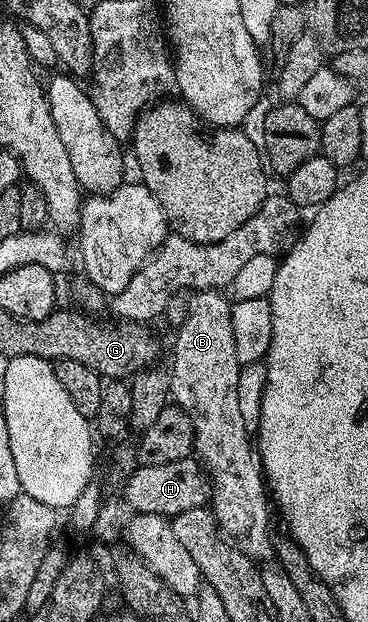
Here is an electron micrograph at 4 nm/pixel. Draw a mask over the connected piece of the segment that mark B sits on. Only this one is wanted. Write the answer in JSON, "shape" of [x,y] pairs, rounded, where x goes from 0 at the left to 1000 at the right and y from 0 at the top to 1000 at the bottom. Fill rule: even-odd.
{"shape":[[[549,466],[524,477],[519,486],[516,503],[500,514],[497,521],[478,527],[478,537],[484,542],[473,547],[473,580],[462,585],[462,595],[457,595],[457,606],[462,614],[462,637],[467,638],[470,648],[481,654],[497,656],[511,666],[511,672],[522,678],[527,686],[527,725],[524,732],[535,735],[552,752],[560,756],[563,765],[571,767],[576,780],[576,822],[582,831],[592,834],[592,849],[603,855],[606,862],[636,876],[639,881],[679,895],[693,904],[723,904],[712,900],[736,899],[745,894],[745,868],[739,860],[734,862],[734,817],[739,823],[739,804],[728,796],[728,780],[723,777],[723,767],[712,762],[712,743],[701,738],[701,728],[693,715],[685,712],[685,695],[668,690],[674,682],[674,670],[663,666],[652,666],[652,654],[647,640],[647,616],[652,614],[652,601],[647,577],[641,576],[641,556],[630,545],[630,505],[625,503],[628,484],[611,482],[603,477],[606,471],[592,466]]]}

